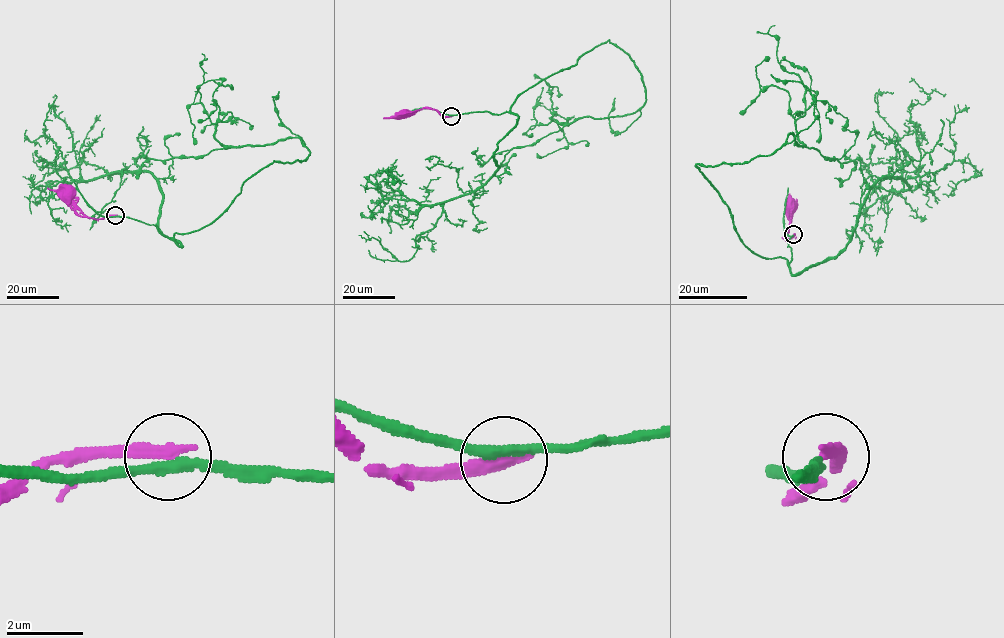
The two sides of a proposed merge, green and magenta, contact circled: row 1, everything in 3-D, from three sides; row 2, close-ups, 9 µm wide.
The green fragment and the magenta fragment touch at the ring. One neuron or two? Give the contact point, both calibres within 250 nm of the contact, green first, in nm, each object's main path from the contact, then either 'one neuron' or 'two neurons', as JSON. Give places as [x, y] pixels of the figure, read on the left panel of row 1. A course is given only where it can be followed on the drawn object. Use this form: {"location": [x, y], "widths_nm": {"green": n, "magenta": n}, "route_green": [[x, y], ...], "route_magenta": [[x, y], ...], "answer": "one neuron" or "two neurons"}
{"location": [115, 215], "widths_nm": {"green": 260, "magenta": 360}, "route_green": [[115, 216], [172, 240], [213, 221], [273, 162], [306, 159], [298, 137], [223, 146], [198, 87], [233, 88]], "route_magenta": [[115, 215], [88, 217], [68, 194]], "answer": "two neurons"}

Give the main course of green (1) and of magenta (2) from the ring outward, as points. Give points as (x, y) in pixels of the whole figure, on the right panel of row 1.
1: (794, 235), (788, 266), (754, 253), (696, 165), (802, 146), (805, 88), (779, 63), (806, 70)
2: (794, 234), (783, 237), (794, 210), (790, 206)

